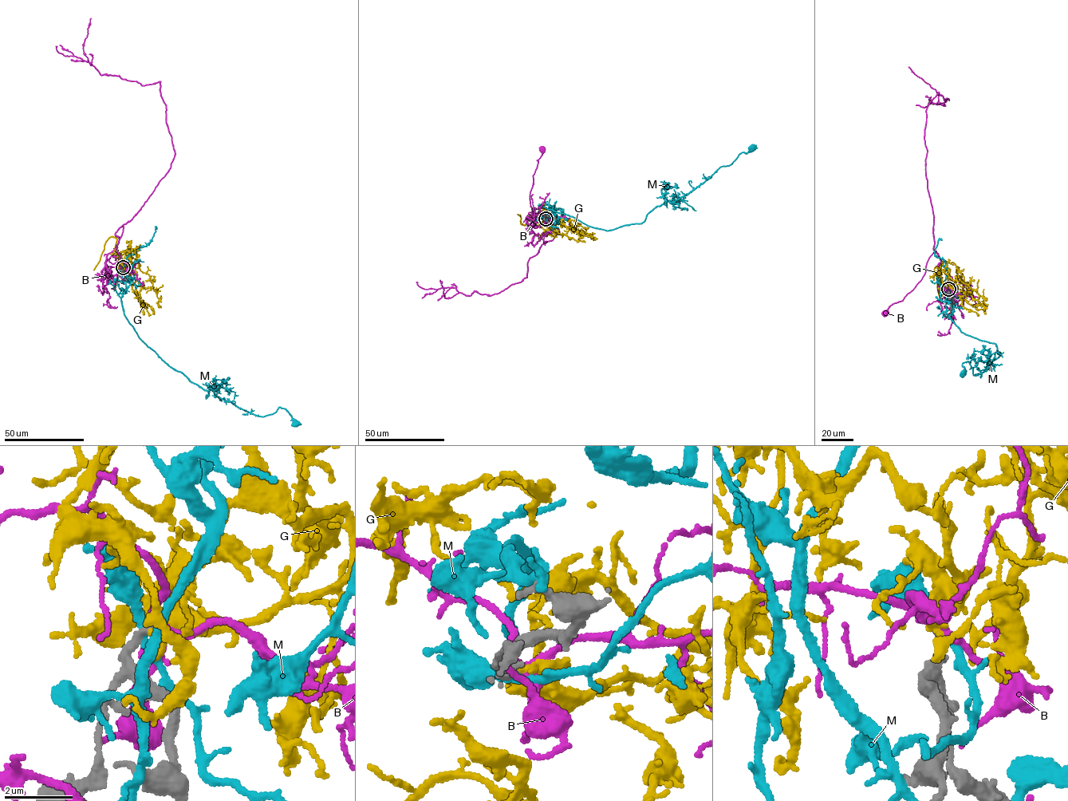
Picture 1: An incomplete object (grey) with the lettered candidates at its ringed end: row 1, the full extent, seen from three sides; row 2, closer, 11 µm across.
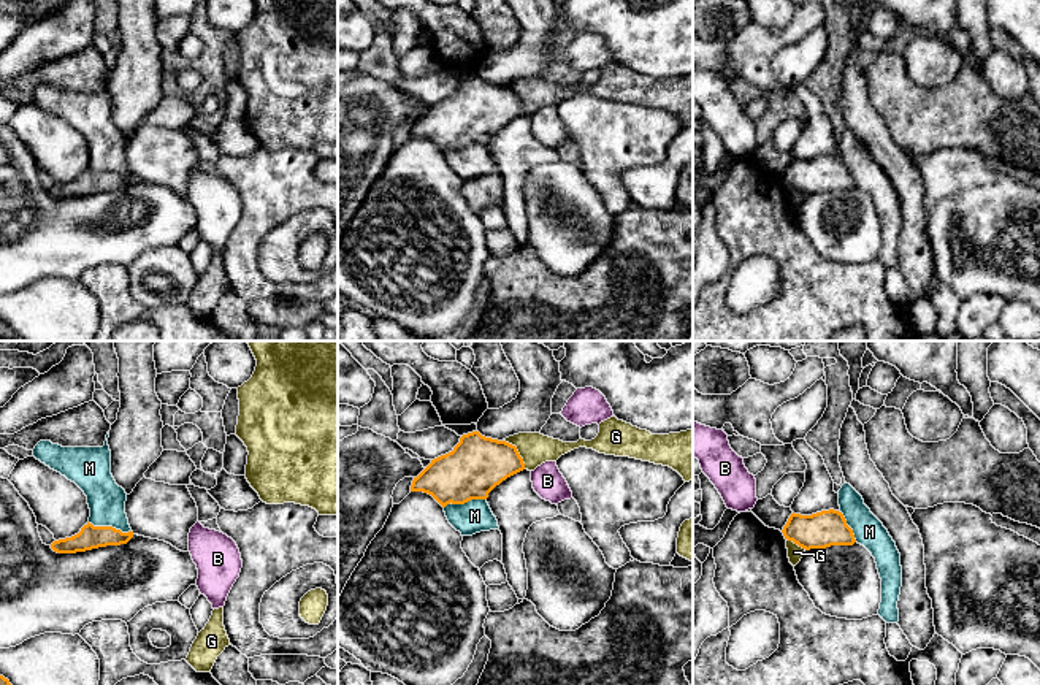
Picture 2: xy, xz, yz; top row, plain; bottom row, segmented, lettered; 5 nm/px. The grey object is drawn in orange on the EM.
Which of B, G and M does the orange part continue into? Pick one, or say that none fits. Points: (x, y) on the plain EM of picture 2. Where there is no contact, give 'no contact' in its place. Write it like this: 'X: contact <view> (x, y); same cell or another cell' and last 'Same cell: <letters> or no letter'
B: no contact; another cell
G: contact xz (517, 97); another cell
M: contact xy (110, 172); another cell
Same cell: no letter

